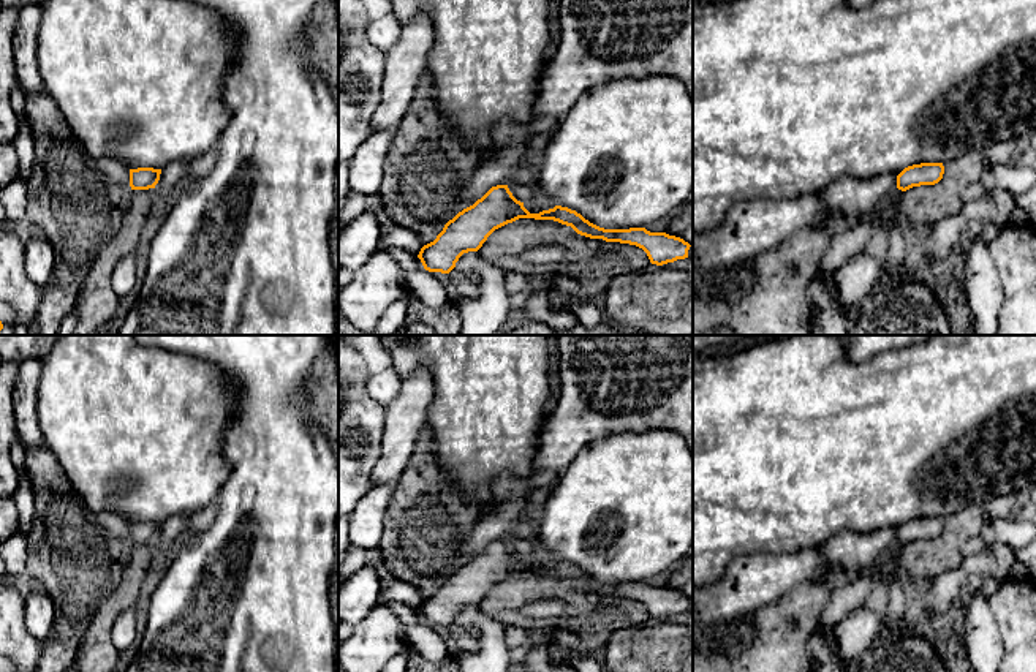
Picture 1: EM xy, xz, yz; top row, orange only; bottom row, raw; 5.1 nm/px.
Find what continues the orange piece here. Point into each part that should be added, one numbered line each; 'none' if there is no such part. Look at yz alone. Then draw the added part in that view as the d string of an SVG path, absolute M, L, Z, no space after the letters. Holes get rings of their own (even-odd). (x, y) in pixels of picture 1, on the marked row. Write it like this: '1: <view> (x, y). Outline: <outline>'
1: yz (854, 239). Outline: M902 190L887 198L873 218L859 220L830 239L829 248L821 261L826 278L832 278L845 261L864 251L876 229L897 215L897 201Z

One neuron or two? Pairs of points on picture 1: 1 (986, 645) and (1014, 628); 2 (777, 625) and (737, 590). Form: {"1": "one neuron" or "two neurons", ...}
{"1": "two neurons", "2": "two neurons"}

